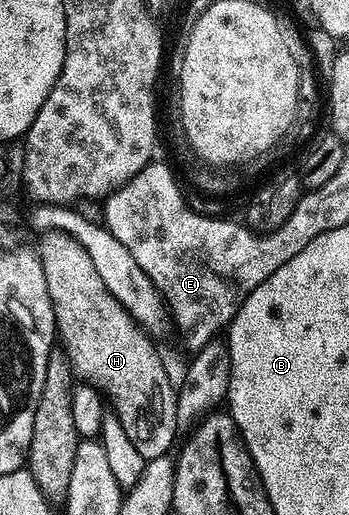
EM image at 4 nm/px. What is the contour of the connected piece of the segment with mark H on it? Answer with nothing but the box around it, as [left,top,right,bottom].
[36,234,180,461]

